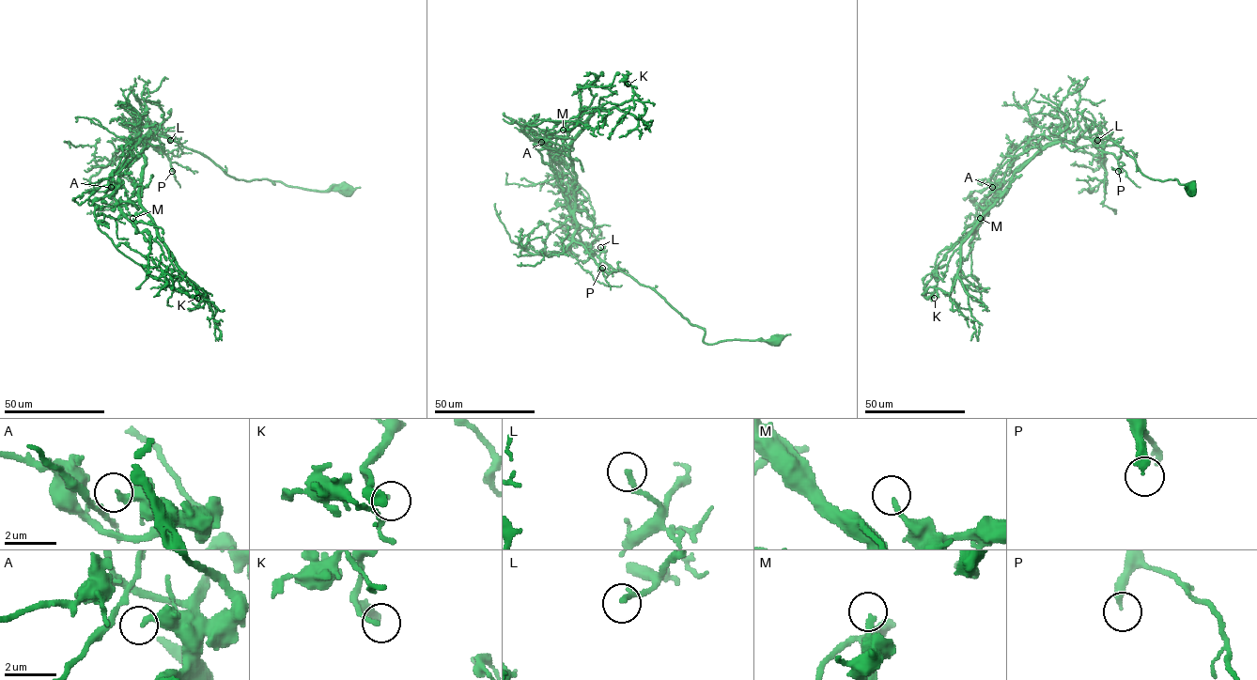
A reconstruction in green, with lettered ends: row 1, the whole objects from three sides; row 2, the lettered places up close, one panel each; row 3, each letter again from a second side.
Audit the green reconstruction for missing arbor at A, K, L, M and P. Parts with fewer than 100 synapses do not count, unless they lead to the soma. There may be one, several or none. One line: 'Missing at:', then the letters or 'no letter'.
Missing at: P

